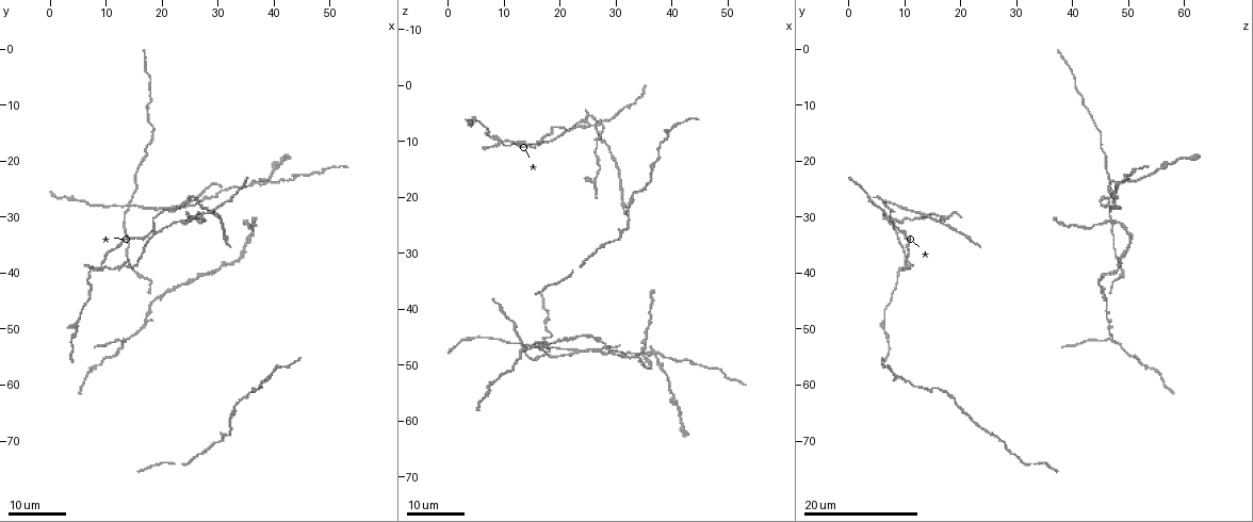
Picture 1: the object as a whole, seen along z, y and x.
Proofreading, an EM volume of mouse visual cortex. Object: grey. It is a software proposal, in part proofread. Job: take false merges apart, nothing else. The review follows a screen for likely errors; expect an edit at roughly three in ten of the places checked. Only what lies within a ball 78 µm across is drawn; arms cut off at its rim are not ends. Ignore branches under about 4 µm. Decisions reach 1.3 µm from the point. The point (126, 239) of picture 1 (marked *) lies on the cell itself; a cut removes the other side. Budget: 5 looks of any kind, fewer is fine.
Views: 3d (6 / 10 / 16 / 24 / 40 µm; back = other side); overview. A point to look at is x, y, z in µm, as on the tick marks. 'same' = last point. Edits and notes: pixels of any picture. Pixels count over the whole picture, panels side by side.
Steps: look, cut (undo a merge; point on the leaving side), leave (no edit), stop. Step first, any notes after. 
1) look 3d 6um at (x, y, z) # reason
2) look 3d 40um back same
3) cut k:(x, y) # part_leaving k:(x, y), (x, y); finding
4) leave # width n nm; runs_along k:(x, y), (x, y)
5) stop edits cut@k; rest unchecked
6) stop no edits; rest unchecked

look 3d 24um at (10.0, 39.5, 10.5) # four-way junction

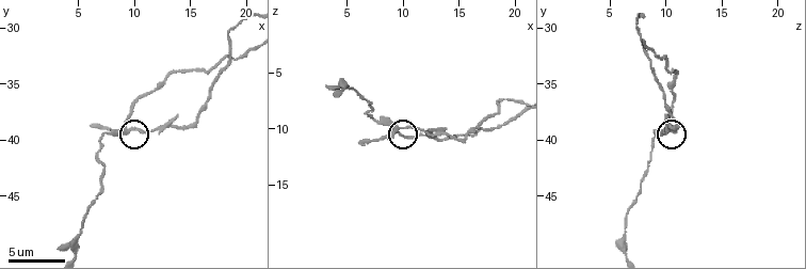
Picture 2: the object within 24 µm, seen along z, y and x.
look 3d 10um at (9.6, 39.2, 10.2)

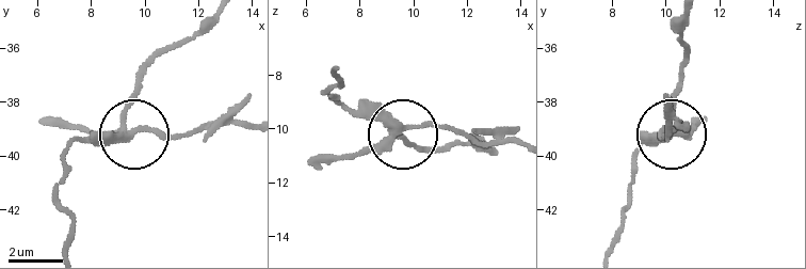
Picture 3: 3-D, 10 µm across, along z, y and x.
look 3d 6um at (9.6, 39.2, 10.0) # zoom in

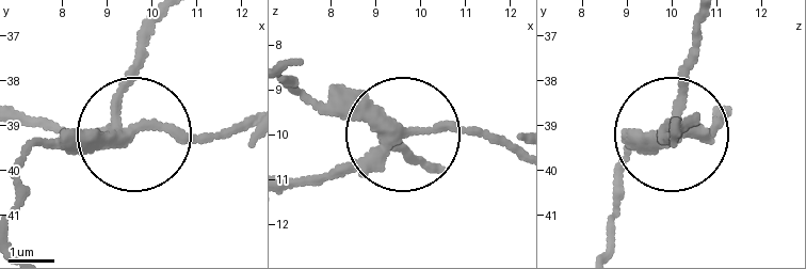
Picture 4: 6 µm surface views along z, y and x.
cut 4:(331, 171) # part_leaving 4:(377, 122), (512, 141); two cells meet here

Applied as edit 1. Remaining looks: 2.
look 3d 16um at (27.5, 30.0, 6.5) # three arms meet

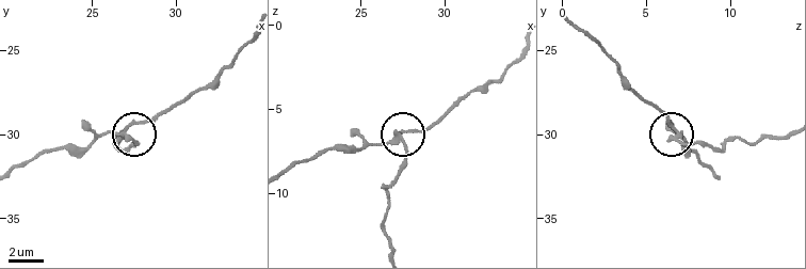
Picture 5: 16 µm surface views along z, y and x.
look 3d 10um same

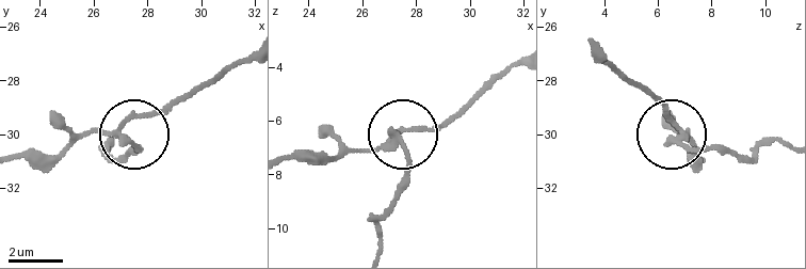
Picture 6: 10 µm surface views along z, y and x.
cut 6:(405, 182) # side_arm 14 um; arms 3; two cells meet here

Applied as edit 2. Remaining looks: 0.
stop edits cut@4, cut@6; rest unchecked

